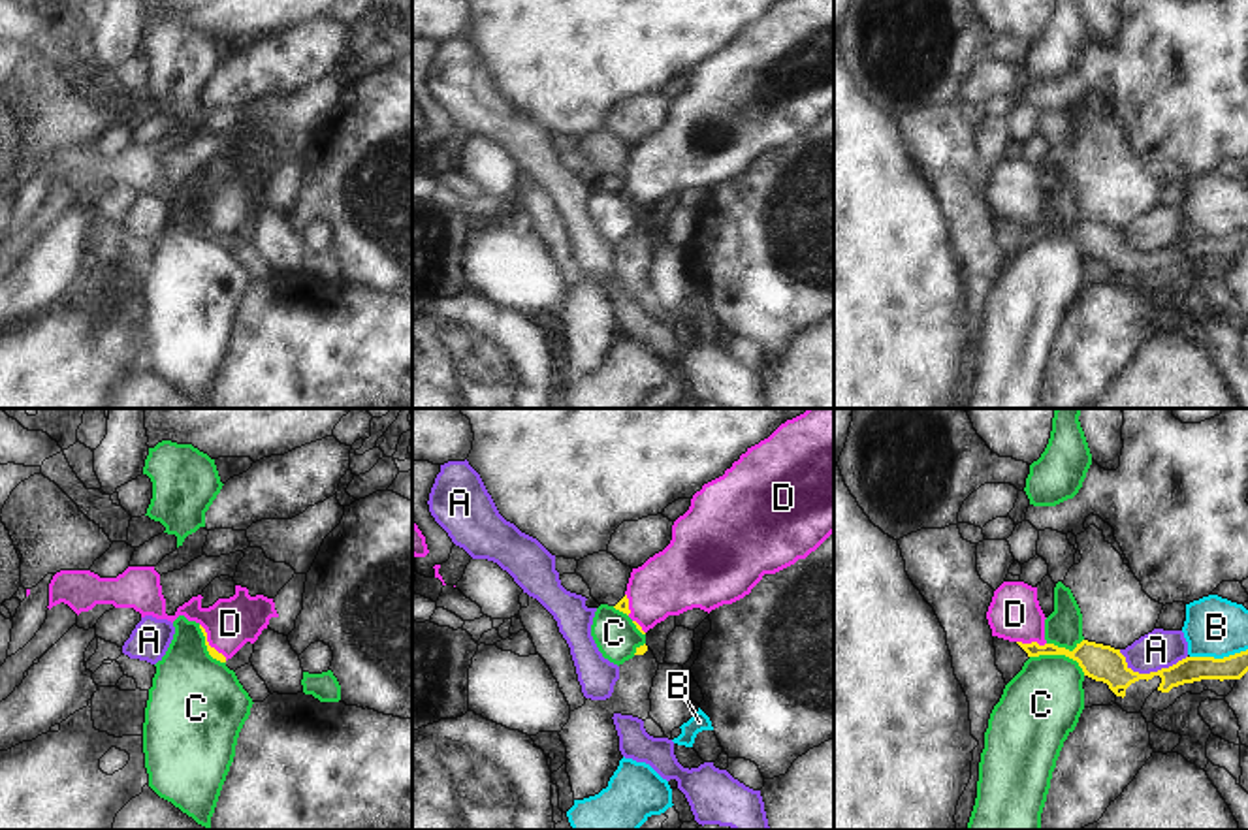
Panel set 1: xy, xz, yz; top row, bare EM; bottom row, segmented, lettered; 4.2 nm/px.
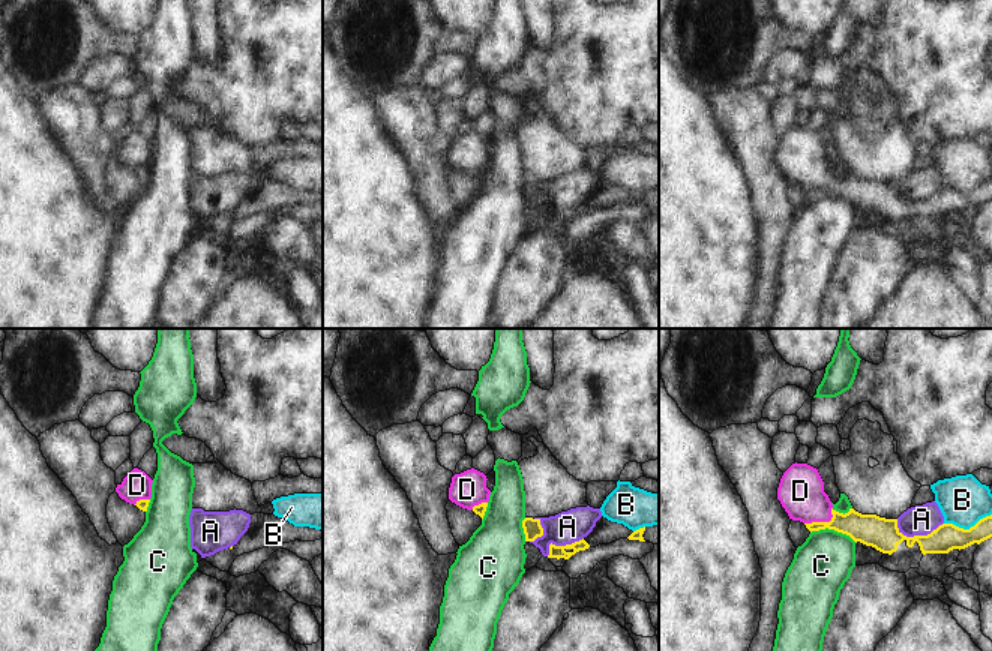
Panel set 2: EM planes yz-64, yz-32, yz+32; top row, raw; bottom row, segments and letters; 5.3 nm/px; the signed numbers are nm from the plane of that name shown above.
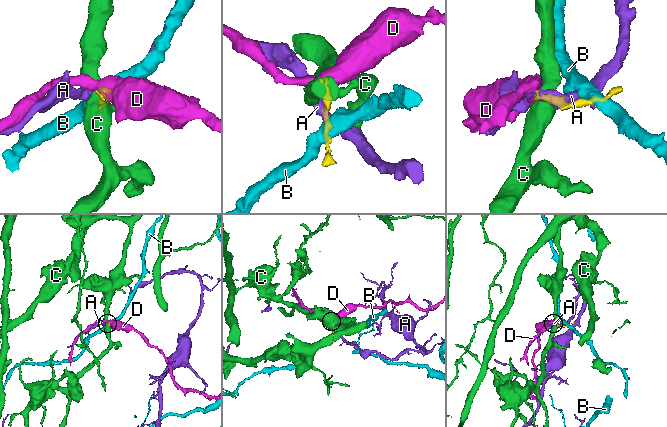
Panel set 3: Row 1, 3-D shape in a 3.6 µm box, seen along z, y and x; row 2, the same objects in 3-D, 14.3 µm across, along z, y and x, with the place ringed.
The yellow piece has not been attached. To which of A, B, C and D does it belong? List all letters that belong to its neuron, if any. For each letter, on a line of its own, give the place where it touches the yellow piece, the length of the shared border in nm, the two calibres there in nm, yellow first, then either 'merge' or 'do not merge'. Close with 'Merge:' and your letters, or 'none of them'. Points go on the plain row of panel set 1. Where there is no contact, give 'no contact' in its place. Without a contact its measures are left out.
A: meets yellow in yz at (1151, 251); contact 300 nm long; 160 nm thick on the yellow side, 160 nm on the other; do not merge
B: meets yellow in yz at (1218, 238); contact 260 nm long; 110 nm thick on the yellow side, 260 nm on the other; do not merge
C: meets yellow in yz at (1060, 232); contact 260 nm long; 160 nm thick on the yellow side, 340 nm on the other; do not merge
D: meets yellow in xy at (208, 221); contact 200 nm long; 40 nm thick on the yellow side, 220 nm on the other; merge
Merge: D

